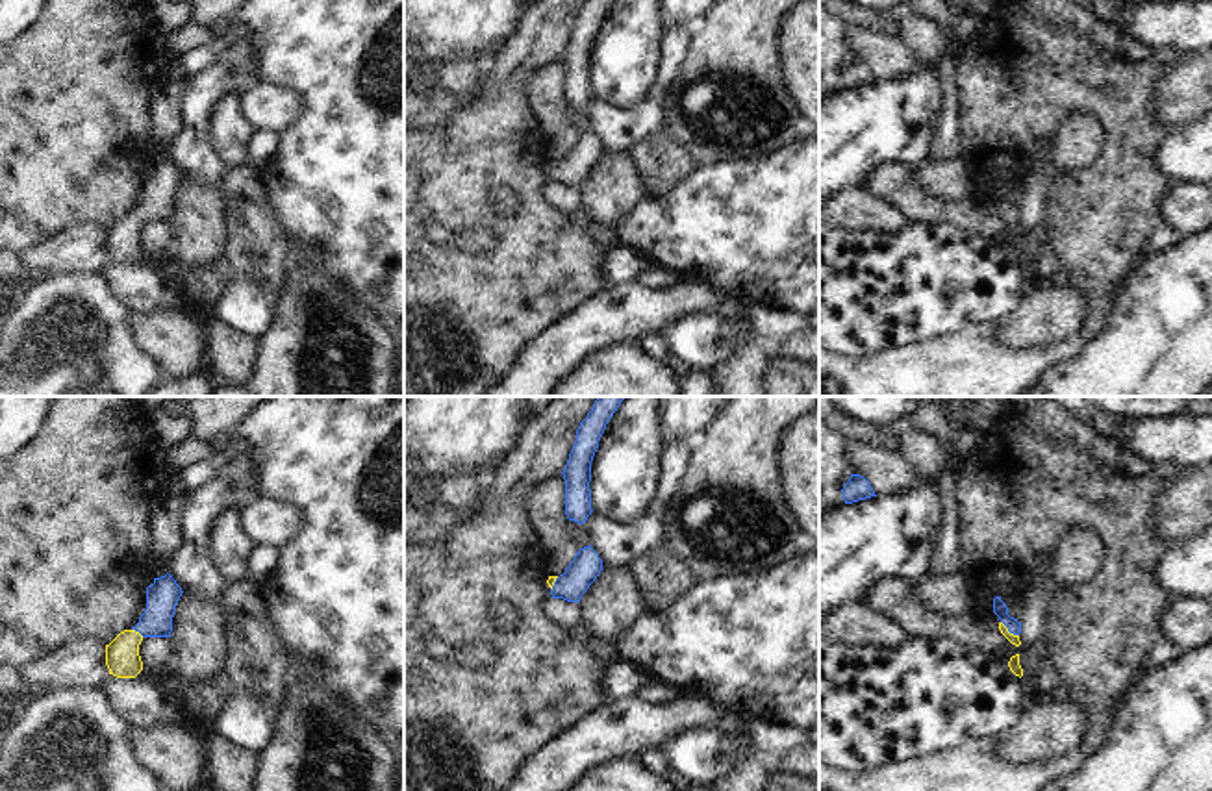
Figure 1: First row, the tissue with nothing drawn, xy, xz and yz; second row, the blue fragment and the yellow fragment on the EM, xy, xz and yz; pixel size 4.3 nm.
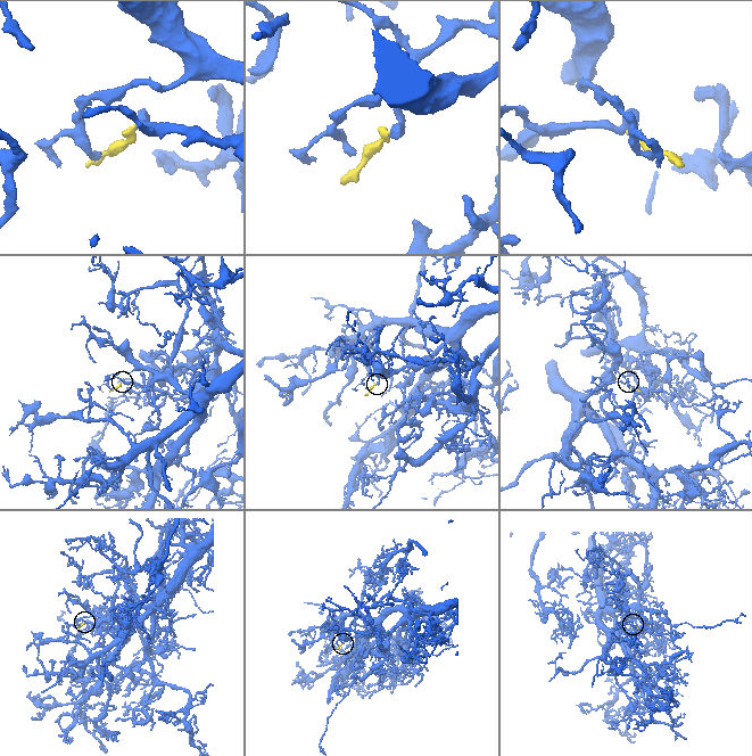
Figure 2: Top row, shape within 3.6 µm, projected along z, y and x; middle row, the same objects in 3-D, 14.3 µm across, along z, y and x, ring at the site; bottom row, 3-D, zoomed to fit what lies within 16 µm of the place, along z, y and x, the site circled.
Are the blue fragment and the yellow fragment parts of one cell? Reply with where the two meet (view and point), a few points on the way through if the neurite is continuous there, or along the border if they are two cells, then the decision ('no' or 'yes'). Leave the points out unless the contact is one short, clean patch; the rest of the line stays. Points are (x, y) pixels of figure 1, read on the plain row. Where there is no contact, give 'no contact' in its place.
yz (1009, 215) | across yz (999, 193), (1009, 215), (1014, 225) | yes

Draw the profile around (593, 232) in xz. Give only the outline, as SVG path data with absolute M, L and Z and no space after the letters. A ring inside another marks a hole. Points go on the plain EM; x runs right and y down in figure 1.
M578 211L576 215L573 215L571 219L573 219L573 224L574 224L576 228L580 228L580 230L582 230L589 239L593 239L595 243L599 243L599 245L602 245L602 246L606 246L606 248L612 248L612 246L617 245L617 239L615 239L610 232L606 232L606 230L602 230L602 228L591 224L591 222L584 217L582 211Z

